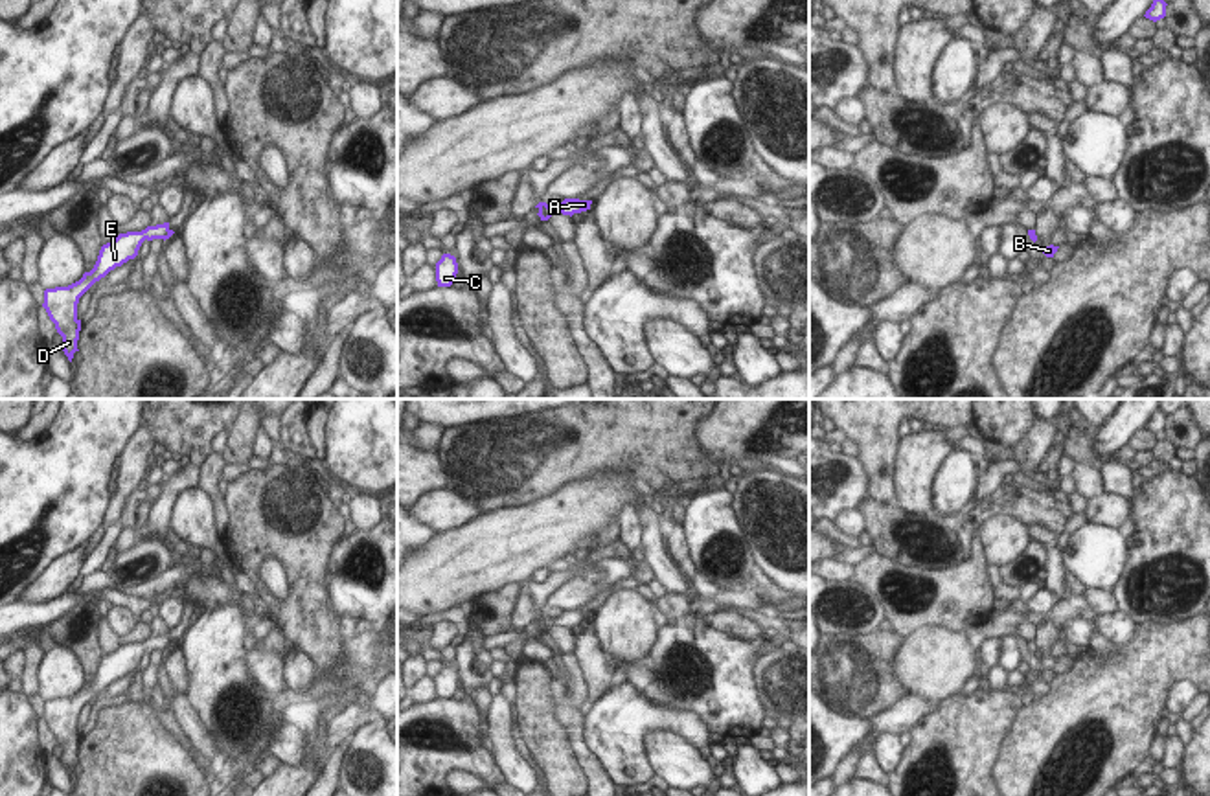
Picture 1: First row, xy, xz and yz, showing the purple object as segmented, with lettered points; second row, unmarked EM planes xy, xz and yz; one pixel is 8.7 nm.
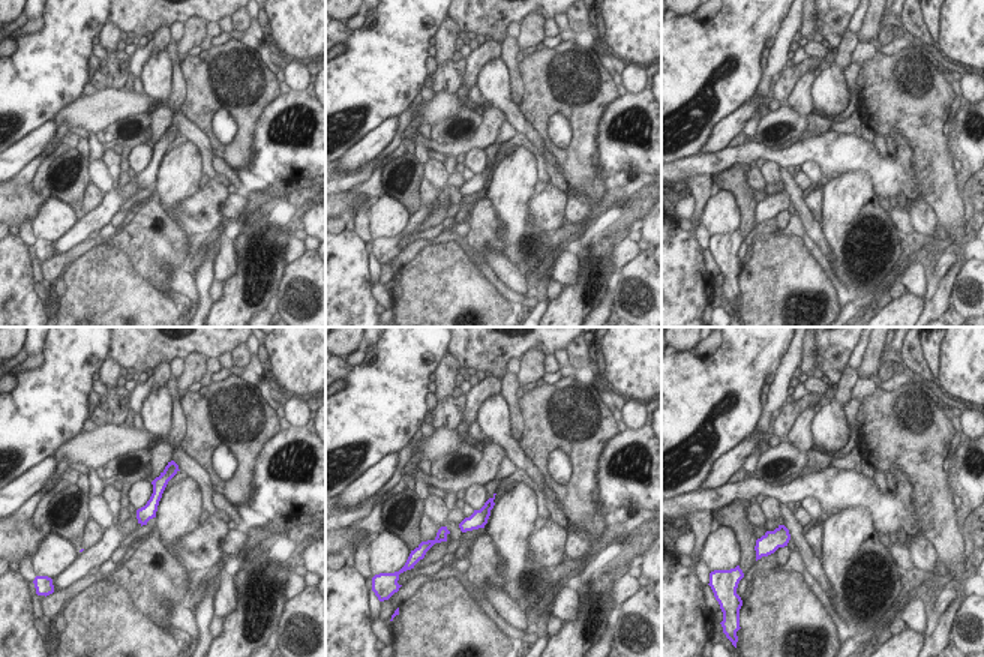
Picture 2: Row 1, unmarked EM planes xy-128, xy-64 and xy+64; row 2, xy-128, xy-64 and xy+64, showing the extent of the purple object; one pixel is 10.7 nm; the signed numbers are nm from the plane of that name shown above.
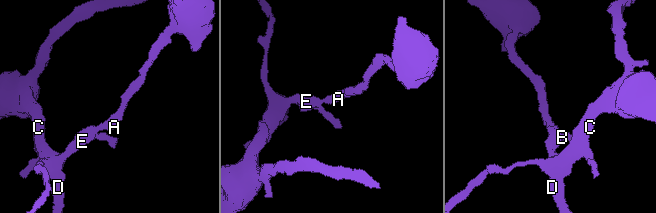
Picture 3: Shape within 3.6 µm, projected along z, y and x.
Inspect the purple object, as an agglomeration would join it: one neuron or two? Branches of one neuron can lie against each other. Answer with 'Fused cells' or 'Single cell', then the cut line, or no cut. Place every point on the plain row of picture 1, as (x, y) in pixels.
Single cell. No split.

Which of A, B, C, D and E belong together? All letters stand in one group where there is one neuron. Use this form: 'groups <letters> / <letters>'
groups A B C D E

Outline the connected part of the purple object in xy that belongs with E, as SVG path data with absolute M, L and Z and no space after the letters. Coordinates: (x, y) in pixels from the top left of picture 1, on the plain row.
M169 634L147 638L142 643L120 645L110 654L103 656L97 673L90 684L68 699L55 699L44 702L44 715L50 732L55 735L57 745L63 748L61 761L72 774L77 761L81 732L77 730L79 710L101 689L105 689L116 678L121 678L129 671L138 667L142 654L153 651L169 651L175 643Z

